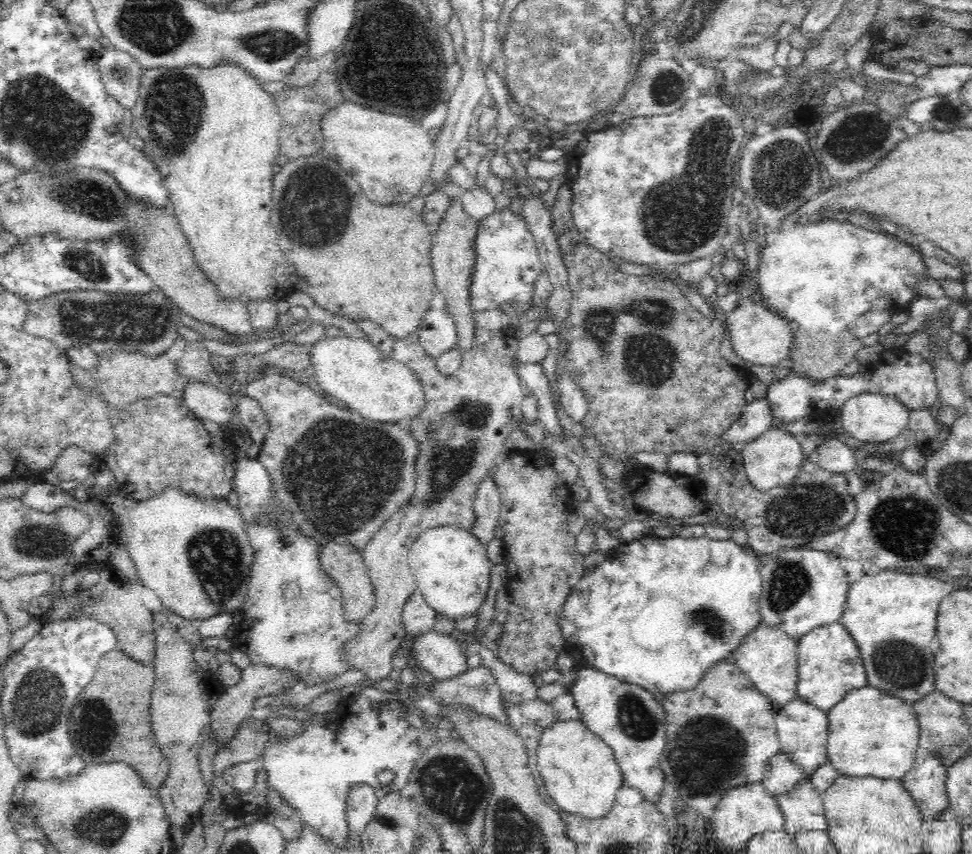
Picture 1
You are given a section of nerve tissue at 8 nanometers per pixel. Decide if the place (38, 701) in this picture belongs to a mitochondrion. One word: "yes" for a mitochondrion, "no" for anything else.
yes

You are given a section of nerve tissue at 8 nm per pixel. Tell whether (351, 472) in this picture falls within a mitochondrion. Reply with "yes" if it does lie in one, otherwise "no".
yes

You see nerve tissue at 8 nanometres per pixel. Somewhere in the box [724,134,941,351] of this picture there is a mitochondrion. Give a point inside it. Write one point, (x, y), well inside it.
(767, 186)

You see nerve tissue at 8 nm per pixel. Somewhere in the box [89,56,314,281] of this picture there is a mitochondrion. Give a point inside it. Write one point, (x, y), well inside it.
(169, 113)

